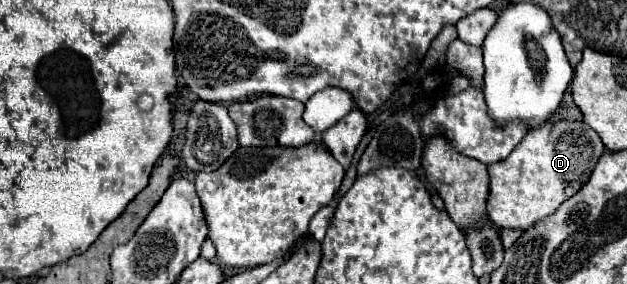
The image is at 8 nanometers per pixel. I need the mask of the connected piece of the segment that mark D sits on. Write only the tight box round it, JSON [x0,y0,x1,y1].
[487,122,605,230]

